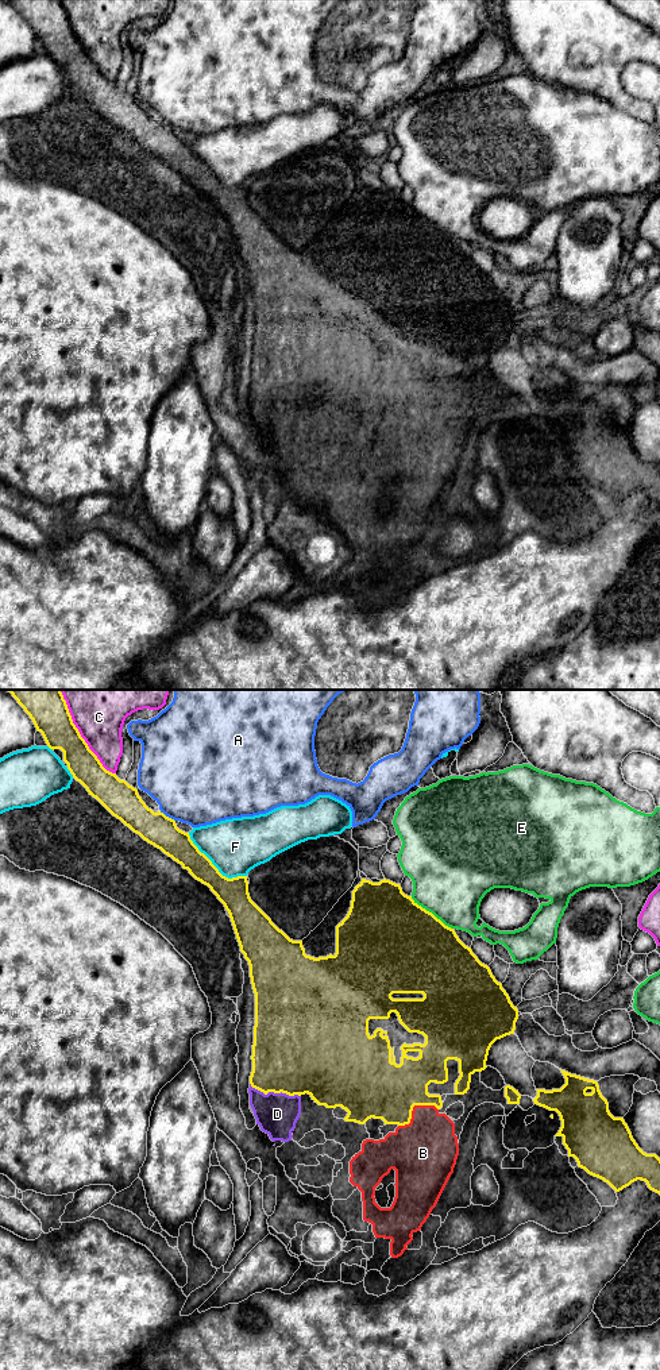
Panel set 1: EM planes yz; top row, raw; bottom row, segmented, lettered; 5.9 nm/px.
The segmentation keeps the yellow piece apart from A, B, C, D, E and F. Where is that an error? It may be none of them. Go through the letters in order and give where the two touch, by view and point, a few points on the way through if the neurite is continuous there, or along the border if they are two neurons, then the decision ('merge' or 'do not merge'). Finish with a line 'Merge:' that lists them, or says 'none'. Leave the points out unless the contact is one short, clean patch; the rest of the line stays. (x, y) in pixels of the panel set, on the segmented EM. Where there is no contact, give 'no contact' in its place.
A: meets yellow in yz at (168, 817); do not merge
B: meets yellow in yz at (412, 1108); runs through yz (378, 1088), (397, 1093), (412, 1108), (417, 1115), (427, 1147); merge
C: meets yellow in yz at (80, 734); do not merge
D: meets yellow in yz at (274, 1092); runs through yz (292, 1054), (284, 1065), (274, 1092), (277, 1114); merge
E: meets yellow in yz at (431, 913); do not merge
F: meets yellow in yz at (213, 865); do not merge
Merge: B, D

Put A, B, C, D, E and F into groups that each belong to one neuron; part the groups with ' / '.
A / B D / C / E / F

